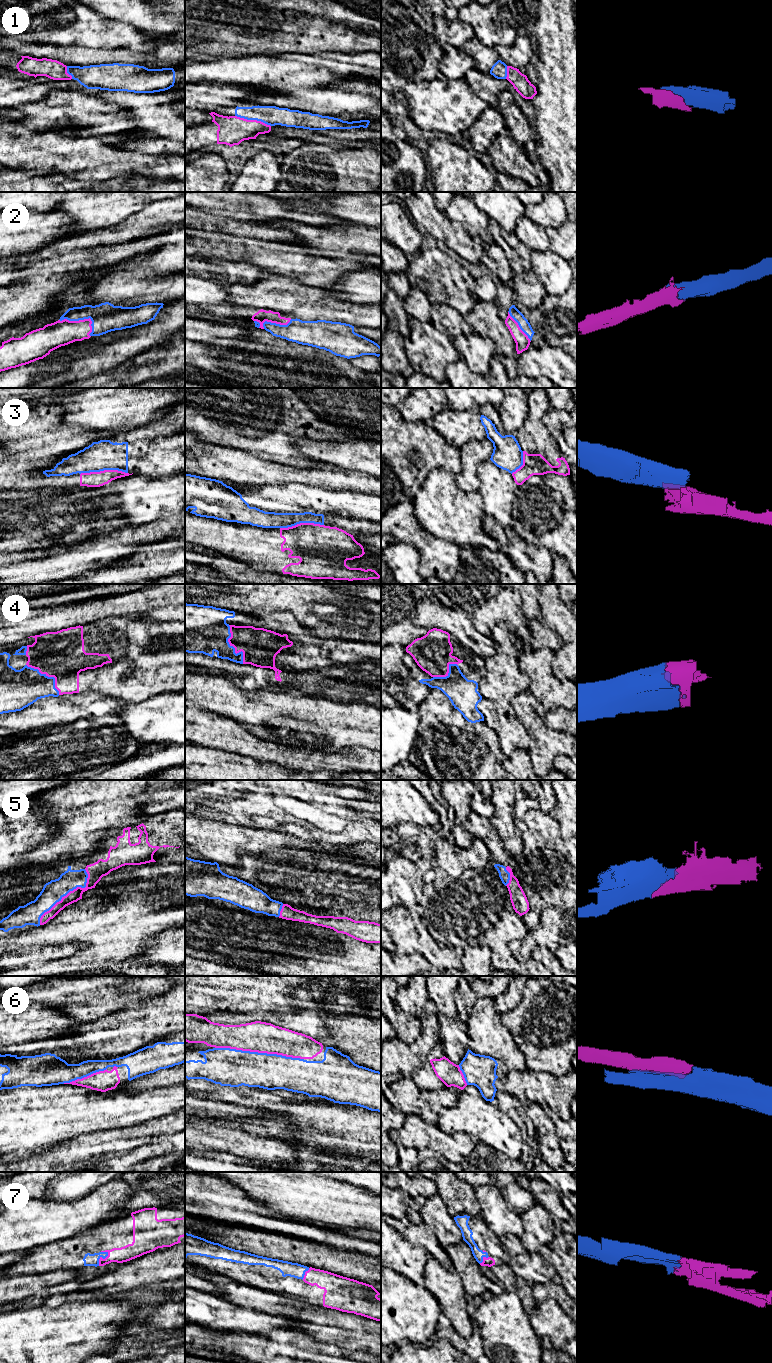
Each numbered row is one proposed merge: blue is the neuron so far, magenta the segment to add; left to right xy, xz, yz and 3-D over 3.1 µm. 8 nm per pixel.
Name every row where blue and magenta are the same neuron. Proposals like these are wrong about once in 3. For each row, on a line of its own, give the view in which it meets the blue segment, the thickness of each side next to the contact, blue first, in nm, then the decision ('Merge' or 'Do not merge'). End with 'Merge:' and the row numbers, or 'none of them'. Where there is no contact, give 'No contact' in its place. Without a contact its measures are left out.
1: Touches blue in xz. Thickness 160 nm (blue) against 240 nm. Merge
2: Touches blue in xy. Thickness 240 nm (blue) against 200 nm. Merge
3: Touches blue in xy. Thickness 240 nm (blue) against 130 nm. Do not merge
4: Touches blue in xz. Thickness 320 nm (blue) against 300 nm. Merge
5: Touches blue in xy. Thickness 170 nm (blue) against 100 nm. Merge
6: Touches blue in xz. Thickness 300 nm (blue) against 240 nm. Merge
7: Touches blue in xy. Thickness 100 nm (blue) against 130 nm. Merge
Merge: 1, 2, 4, 5, 6, 7

